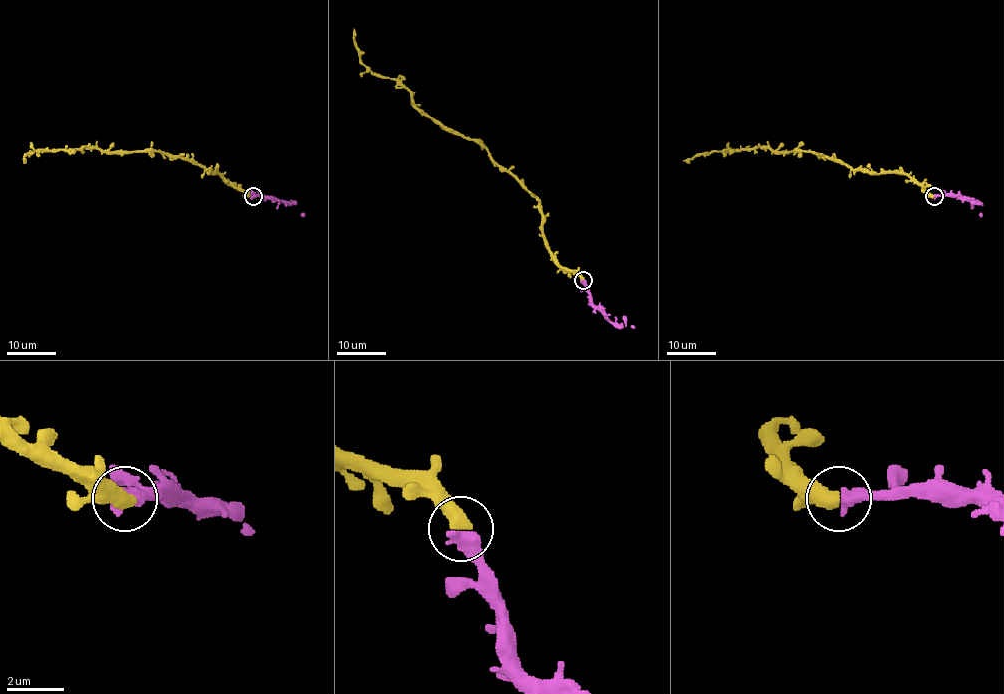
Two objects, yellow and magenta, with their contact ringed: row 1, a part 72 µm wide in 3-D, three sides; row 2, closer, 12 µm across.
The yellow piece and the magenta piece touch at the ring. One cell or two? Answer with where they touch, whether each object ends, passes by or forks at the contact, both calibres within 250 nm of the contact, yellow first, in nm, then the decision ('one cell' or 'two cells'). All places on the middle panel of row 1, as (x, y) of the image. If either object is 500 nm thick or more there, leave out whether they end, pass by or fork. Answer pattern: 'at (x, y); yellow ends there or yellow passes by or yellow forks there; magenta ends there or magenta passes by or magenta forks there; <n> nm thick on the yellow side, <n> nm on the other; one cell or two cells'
at (583, 280); 550 nm thick on the yellow side, 550 nm on the other; one cell

